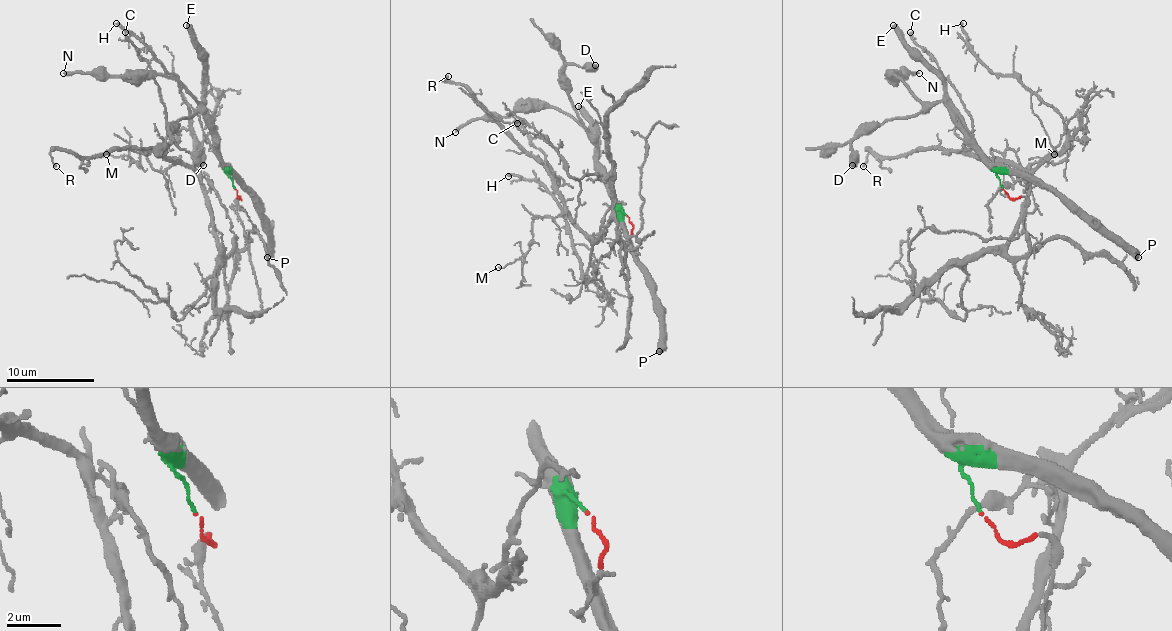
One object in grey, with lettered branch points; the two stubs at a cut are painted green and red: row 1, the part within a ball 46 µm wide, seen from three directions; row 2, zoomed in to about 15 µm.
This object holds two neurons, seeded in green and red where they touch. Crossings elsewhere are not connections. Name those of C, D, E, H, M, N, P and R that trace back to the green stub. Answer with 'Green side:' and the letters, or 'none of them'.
Green side: D, E, N, P

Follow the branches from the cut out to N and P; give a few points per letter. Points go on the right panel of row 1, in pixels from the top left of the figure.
N: (1003, 187), (996, 174), (996, 166), (941, 102), (921, 102), (895, 75), (919, 73)
P: (1003, 187), (1000, 174), (1018, 174), (1051, 187), (1093, 216), (1139, 258)

